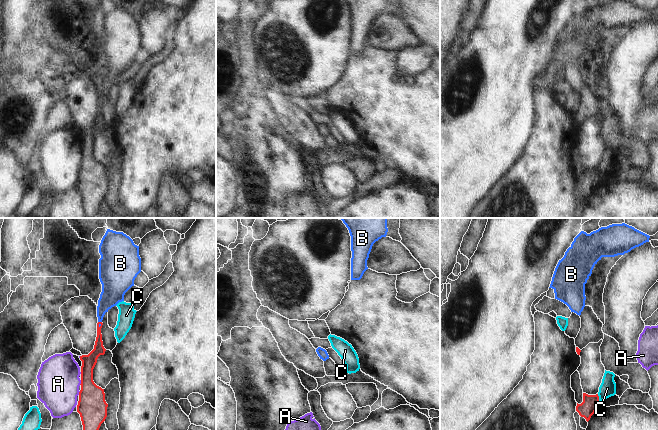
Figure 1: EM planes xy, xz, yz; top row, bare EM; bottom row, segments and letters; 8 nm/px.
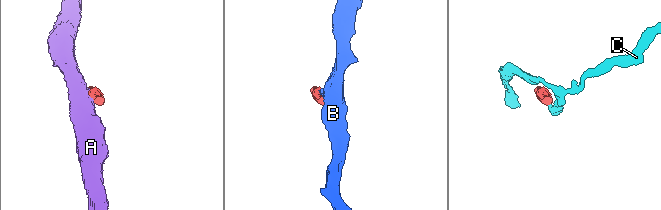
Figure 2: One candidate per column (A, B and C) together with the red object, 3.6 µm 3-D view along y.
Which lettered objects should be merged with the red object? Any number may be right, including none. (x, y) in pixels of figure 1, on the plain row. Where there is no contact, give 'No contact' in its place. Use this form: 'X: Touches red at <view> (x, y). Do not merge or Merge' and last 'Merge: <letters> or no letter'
A: Touches red at xy (81, 158). Do not merge
B: Touches red at xy (100, 99). Merge
C: Touches red at yz (598, 173). Do not merge
Merge: B.

